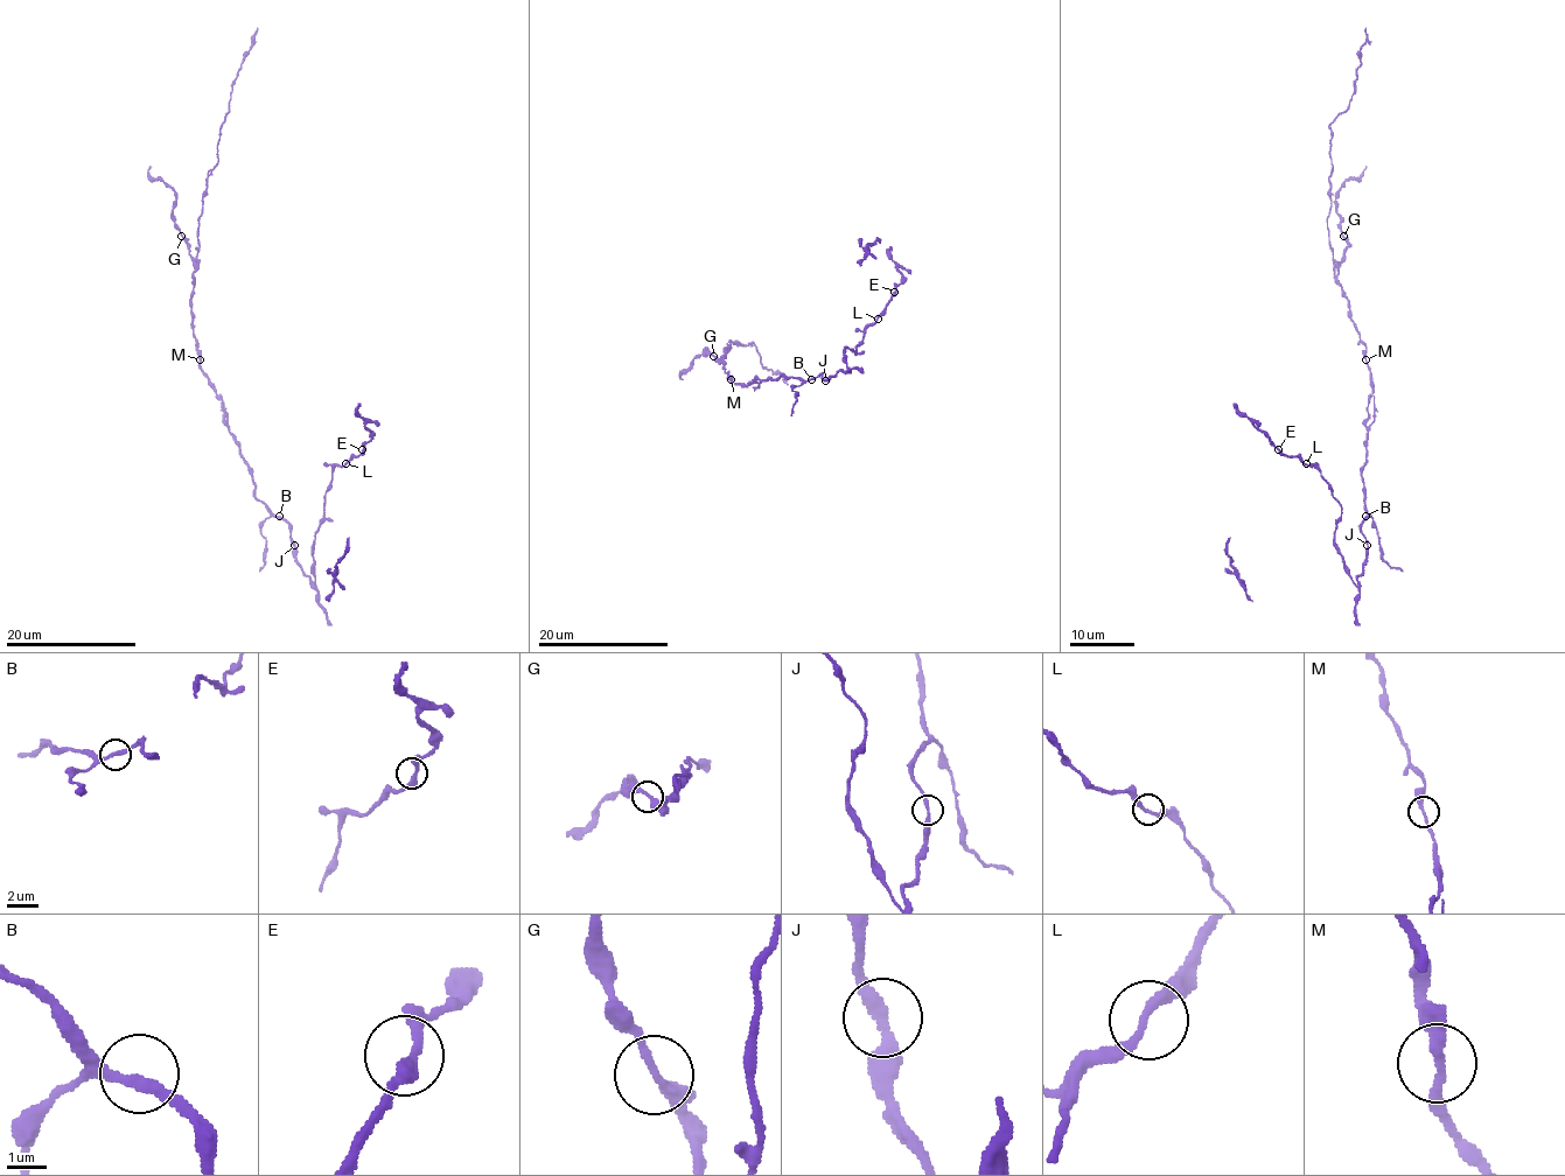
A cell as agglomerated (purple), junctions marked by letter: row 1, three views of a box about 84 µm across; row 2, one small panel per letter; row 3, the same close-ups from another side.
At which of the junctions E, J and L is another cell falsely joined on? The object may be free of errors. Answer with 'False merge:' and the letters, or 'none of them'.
False merge: none of them

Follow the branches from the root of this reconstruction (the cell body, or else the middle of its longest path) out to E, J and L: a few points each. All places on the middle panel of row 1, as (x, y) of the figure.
E: (780, 376), (805, 380), (821, 375), (828, 380), (845, 371), (845, 350), (854, 355), (863, 331), (894, 292)
J: (780, 376), (805, 380), (821, 375), (825, 380)
L: (780, 376), (805, 380), (821, 375), (828, 380), (845, 371), (845, 350), (854, 355), (863, 331), (878, 319)

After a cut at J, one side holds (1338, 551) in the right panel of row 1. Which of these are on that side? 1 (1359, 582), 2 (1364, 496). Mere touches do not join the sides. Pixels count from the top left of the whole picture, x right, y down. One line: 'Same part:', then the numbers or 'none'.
Same part: 1

